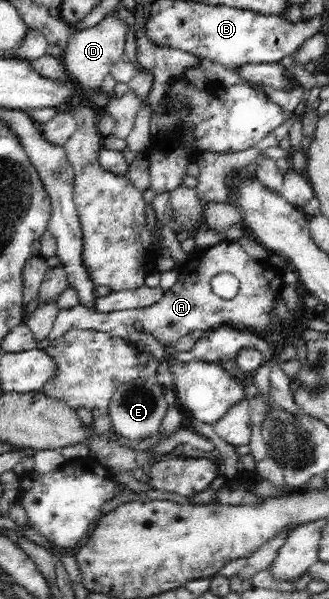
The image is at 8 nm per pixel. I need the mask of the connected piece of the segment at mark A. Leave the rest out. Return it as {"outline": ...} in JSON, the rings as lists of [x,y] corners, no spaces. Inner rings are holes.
{"outline":[[[220,242],[212,247],[204,249],[197,254],[190,255],[187,261],[178,266],[179,276],[177,282],[164,292],[158,303],[145,308],[136,308],[133,310],[122,310],[110,313],[98,313],[82,304],[70,309],[61,309],[54,319],[53,327],[47,335],[49,341],[61,338],[67,331],[72,329],[82,329],[85,331],[103,331],[112,332],[116,337],[126,339],[126,327],[140,328],[152,337],[156,338],[162,345],[171,347],[178,341],[179,337],[190,332],[200,332],[201,334],[218,327],[233,327],[240,331],[253,331],[254,333],[263,333],[270,326],[272,317],[272,307],[274,299],[278,299],[285,283],[283,282],[284,267],[278,268],[271,265],[267,260],[258,260],[252,258],[238,244],[238,242]],[[231,273],[239,281],[239,290],[232,299],[222,299],[216,295],[211,288],[210,282],[214,276]]]}

